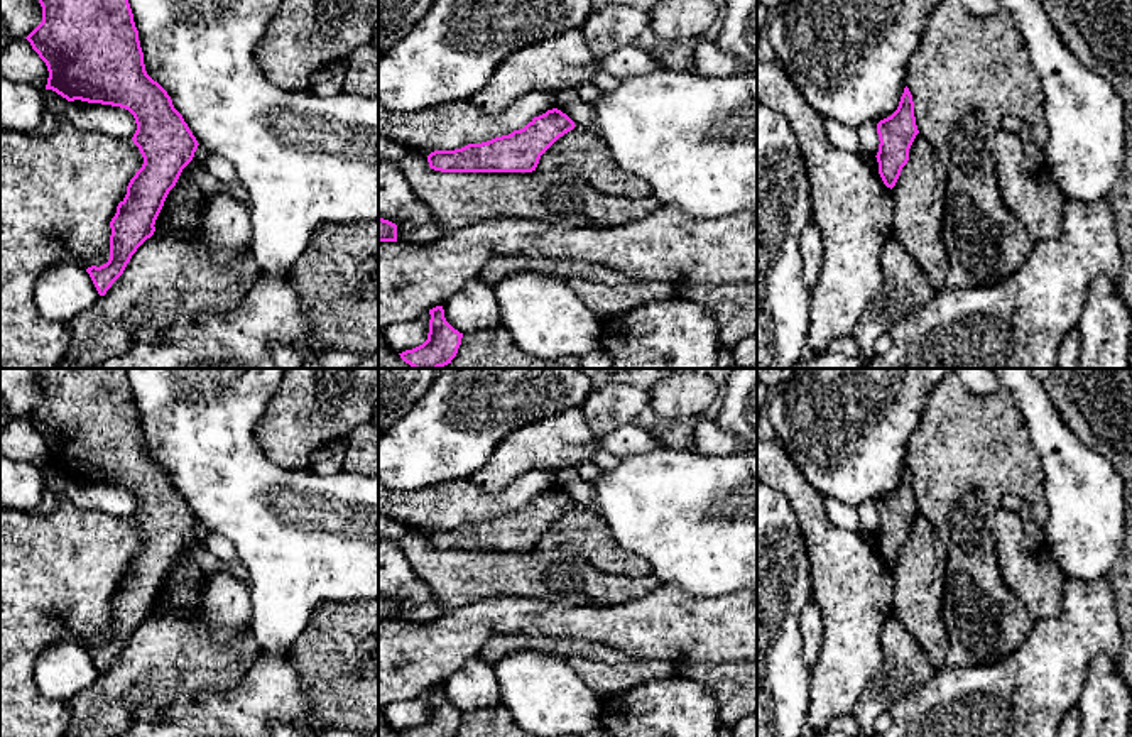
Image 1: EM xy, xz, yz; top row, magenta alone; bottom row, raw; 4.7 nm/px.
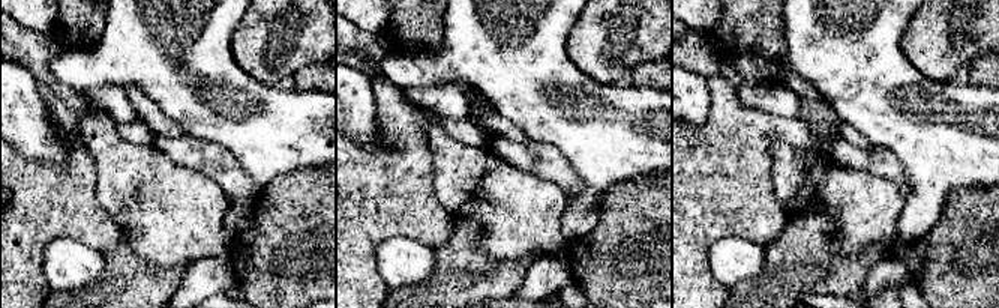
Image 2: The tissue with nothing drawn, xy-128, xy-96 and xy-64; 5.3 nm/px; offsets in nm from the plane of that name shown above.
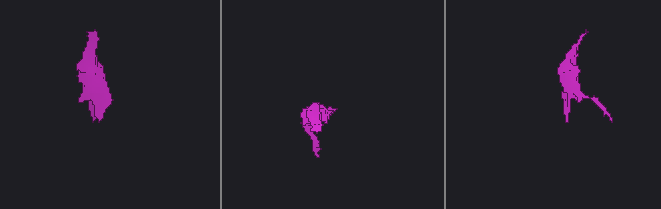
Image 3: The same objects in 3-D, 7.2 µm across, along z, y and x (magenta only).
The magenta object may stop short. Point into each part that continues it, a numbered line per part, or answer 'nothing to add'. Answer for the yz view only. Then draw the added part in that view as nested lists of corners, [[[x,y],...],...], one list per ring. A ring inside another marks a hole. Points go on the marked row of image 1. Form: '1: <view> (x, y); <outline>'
nothing to add

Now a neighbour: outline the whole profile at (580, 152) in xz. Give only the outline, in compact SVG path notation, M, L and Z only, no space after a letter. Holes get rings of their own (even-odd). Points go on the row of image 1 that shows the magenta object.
M574 127L559 137L541 156L536 171L569 172L581 177L593 189L610 196L642 199L652 194L642 177L622 169L613 161L603 140L581 127Z

